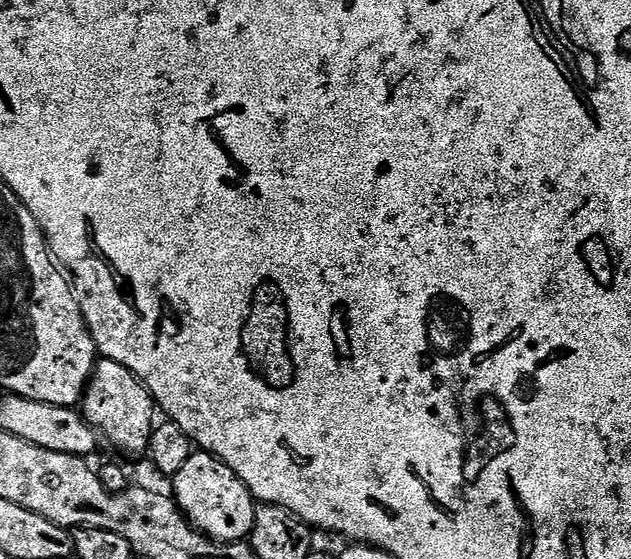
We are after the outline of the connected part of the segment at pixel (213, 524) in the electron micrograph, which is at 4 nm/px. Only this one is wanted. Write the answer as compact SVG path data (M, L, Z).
M193 451L182 470L171 477L170 484L177 506L204 535L221 542L244 542L251 537L258 502L242 478L214 453Z

